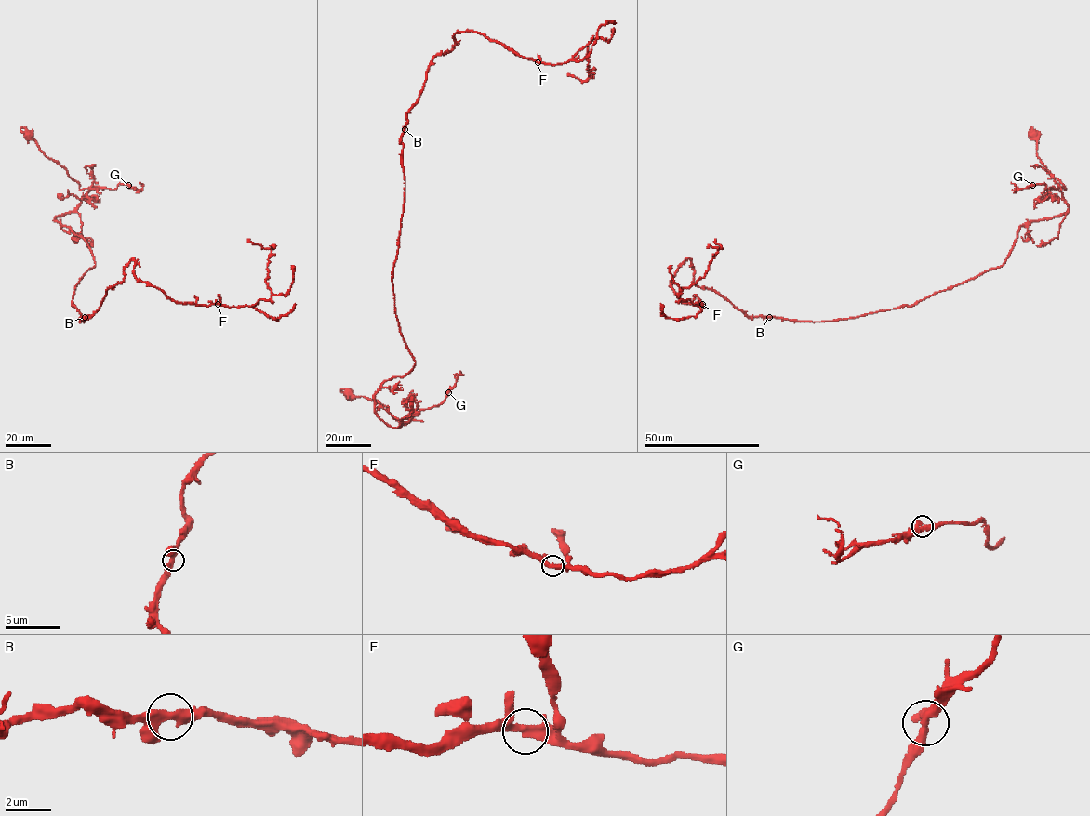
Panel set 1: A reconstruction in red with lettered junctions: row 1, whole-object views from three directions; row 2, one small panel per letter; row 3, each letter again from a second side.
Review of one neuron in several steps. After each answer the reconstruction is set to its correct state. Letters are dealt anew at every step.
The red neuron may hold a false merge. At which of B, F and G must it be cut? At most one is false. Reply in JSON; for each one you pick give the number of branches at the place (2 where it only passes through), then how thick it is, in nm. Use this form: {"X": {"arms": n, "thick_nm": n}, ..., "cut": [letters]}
{"cut": []}

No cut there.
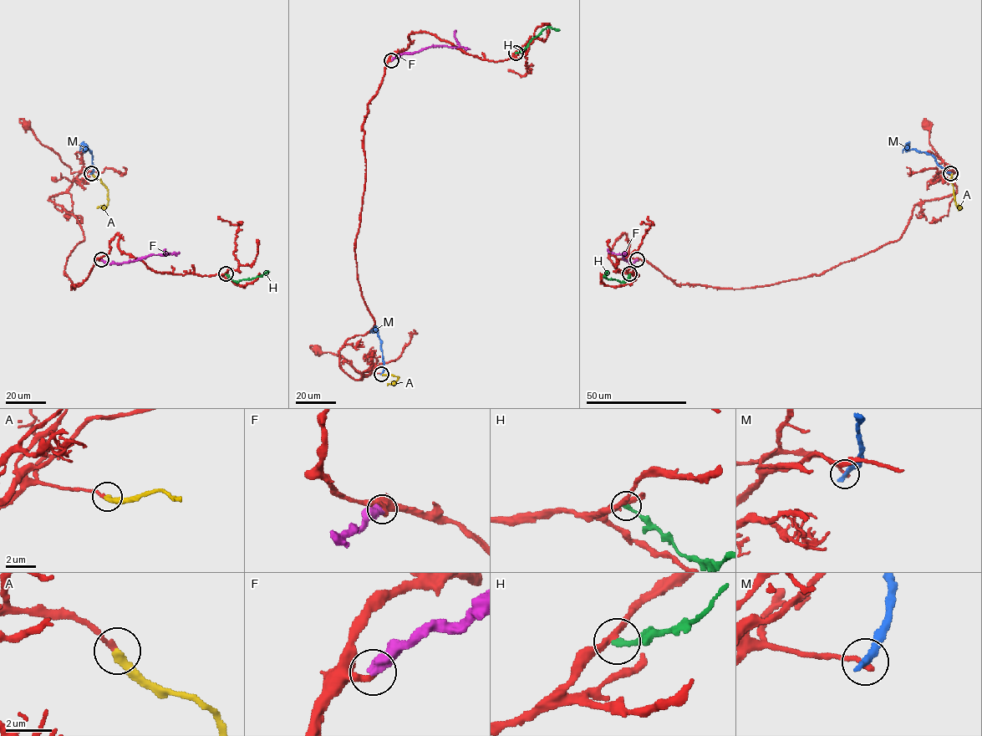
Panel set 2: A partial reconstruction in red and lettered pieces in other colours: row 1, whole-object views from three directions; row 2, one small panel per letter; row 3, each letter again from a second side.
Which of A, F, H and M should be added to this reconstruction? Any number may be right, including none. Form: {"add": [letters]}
{"add": ["A"]}

